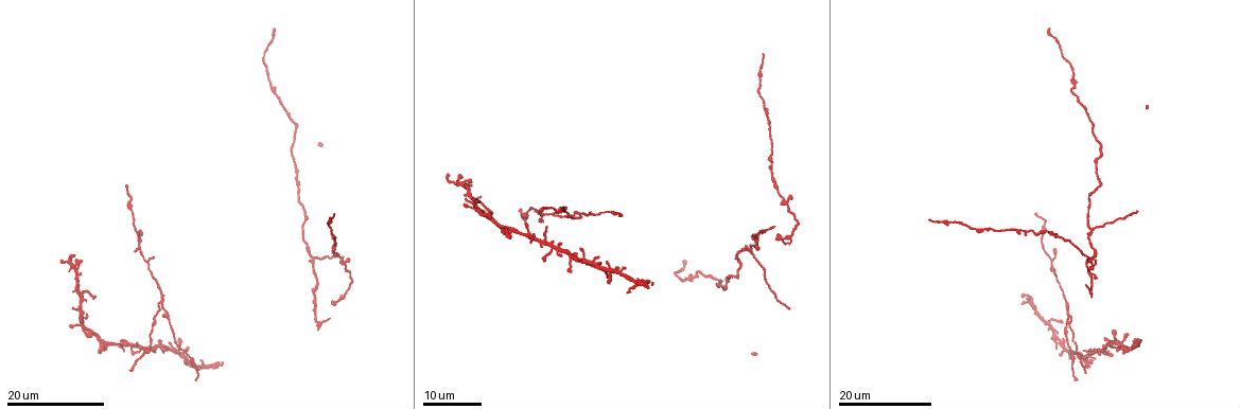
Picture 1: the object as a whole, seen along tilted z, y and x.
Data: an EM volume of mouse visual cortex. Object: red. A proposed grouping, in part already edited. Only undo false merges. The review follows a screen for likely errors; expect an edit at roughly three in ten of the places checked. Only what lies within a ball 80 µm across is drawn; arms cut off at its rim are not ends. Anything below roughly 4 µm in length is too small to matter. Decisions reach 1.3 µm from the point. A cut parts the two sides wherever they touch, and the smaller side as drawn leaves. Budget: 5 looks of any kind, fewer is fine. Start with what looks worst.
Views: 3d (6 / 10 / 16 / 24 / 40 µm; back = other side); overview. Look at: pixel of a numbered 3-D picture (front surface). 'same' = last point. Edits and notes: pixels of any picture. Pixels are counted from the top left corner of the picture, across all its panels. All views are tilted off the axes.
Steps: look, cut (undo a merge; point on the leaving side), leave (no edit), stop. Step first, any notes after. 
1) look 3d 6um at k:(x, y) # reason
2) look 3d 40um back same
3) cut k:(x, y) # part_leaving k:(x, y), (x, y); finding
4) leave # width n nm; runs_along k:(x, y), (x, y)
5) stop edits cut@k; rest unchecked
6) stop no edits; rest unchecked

look 3d 24um at 1:(544, 239) # four arms meet

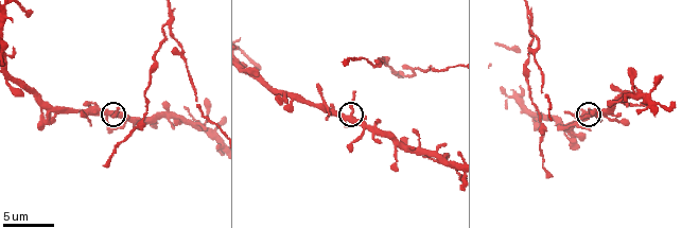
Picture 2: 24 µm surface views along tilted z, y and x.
look 3d 6um at 2:(585, 116)

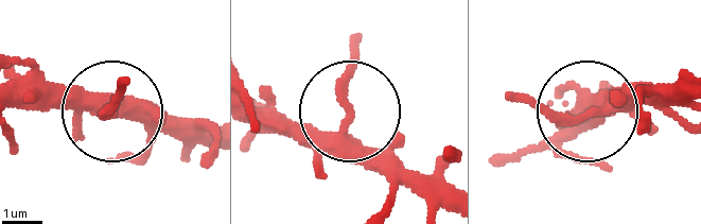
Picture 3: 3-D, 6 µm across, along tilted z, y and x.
leave # arms 4; one neuron here

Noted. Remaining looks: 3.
look 3d 16um at 1:(1090, 230)

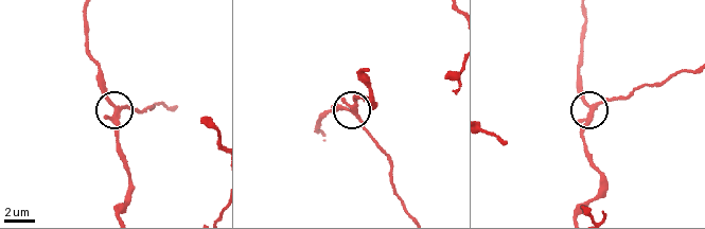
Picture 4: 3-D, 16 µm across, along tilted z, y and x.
look 3d 10um at 4:(120, 107) # closer look

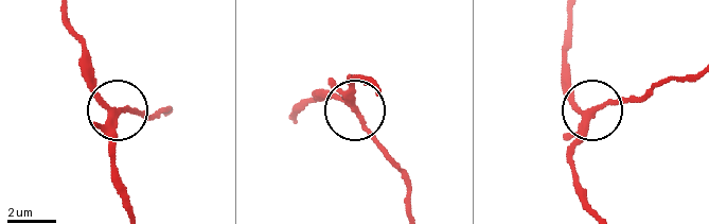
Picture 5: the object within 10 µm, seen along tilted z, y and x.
look 3d 10um back at 5:(588, 113) # other side

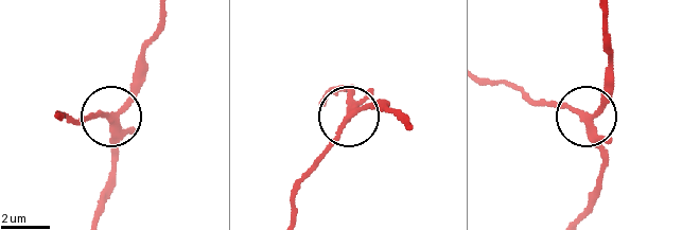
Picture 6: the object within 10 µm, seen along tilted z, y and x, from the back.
leave # arms 3; runs_along 6:(580, 215), (599, 178), (604, 148), (580, 116), (538, 105); continuous, no second neuron

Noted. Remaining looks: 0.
stop no edits; rest unchecked

